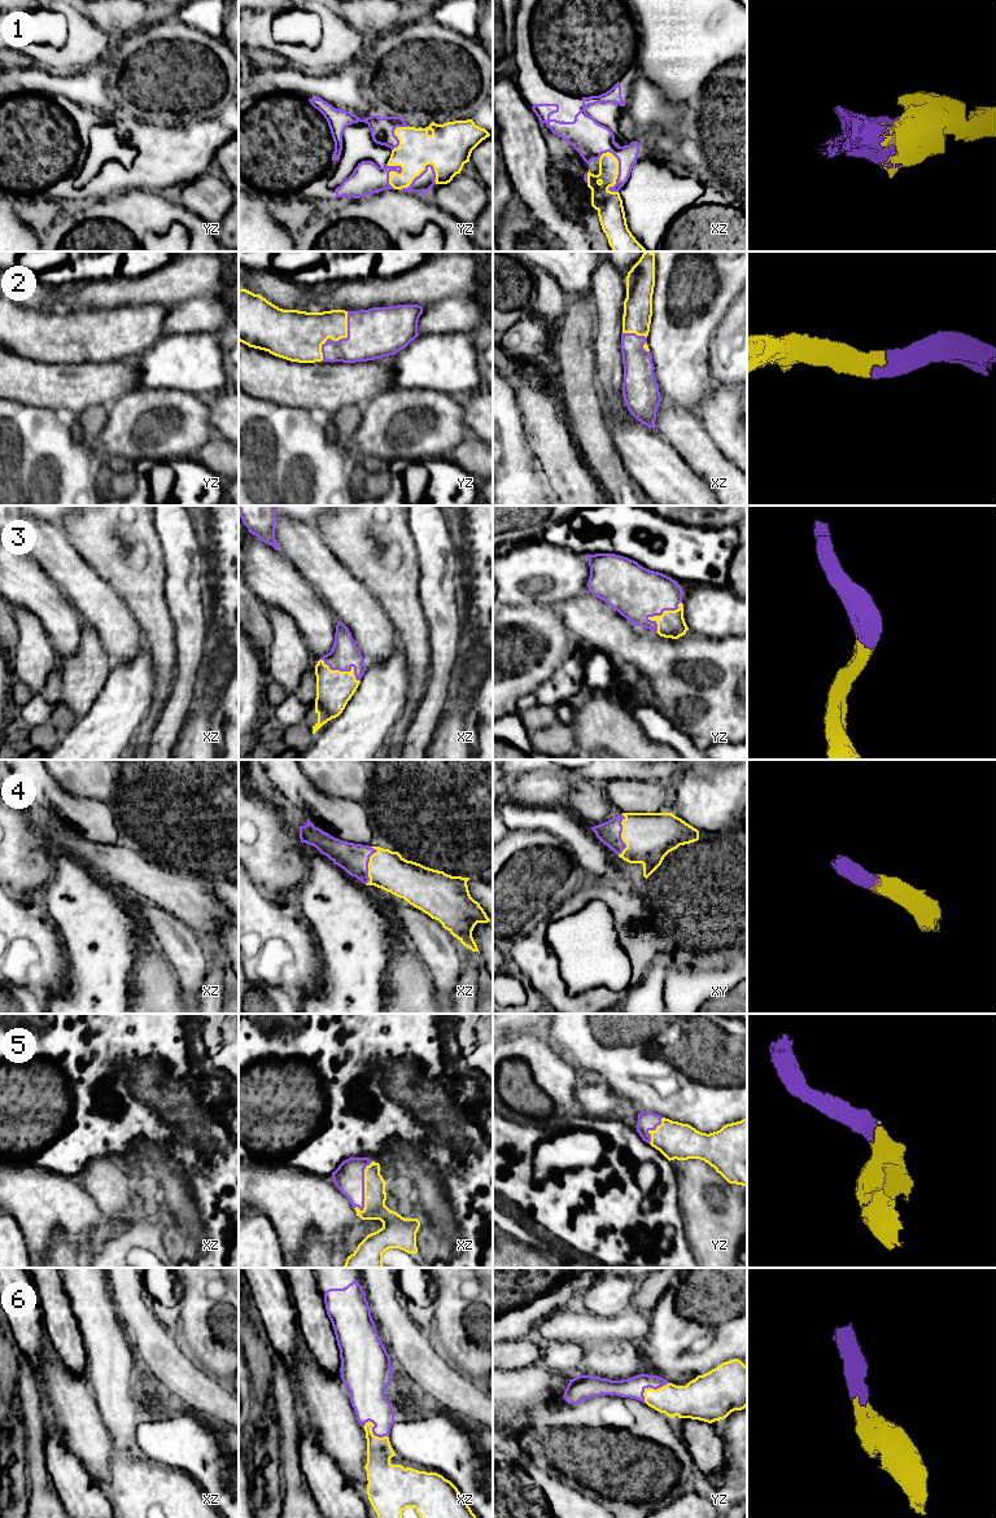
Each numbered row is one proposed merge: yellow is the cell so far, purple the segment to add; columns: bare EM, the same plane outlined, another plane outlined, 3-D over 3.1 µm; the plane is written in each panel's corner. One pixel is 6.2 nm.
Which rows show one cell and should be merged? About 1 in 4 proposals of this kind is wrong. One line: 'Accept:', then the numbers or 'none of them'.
Accept: 1, 2, 3, 4, 5, 6

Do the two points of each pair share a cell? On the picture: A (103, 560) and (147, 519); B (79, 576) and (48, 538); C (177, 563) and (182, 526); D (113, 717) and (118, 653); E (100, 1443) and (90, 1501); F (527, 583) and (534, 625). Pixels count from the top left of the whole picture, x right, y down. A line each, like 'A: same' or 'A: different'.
A: same
B: same
C: same
D: different
E: different
F: different

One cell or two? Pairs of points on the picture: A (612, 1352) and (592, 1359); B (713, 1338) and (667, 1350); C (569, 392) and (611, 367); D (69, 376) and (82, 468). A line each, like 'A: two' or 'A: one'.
A: one
B: one
C: two
D: two

